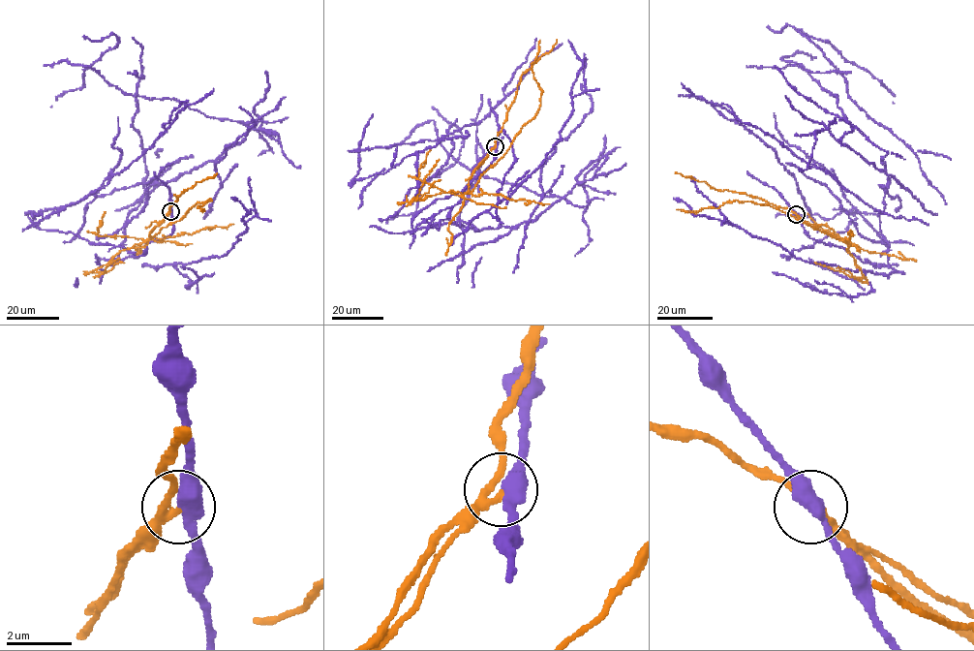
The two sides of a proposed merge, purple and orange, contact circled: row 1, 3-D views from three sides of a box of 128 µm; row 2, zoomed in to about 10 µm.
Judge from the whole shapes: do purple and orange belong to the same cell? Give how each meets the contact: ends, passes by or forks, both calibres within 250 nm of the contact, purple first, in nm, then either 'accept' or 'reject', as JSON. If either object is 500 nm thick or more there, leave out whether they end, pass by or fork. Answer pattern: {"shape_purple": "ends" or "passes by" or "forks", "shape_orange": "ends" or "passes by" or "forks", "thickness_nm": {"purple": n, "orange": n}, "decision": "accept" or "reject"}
{"shape_purple": "passes by", "shape_orange": "passes by", "thickness_nm": {"purple": 440, "orange": 200}, "decision": "reject"}

